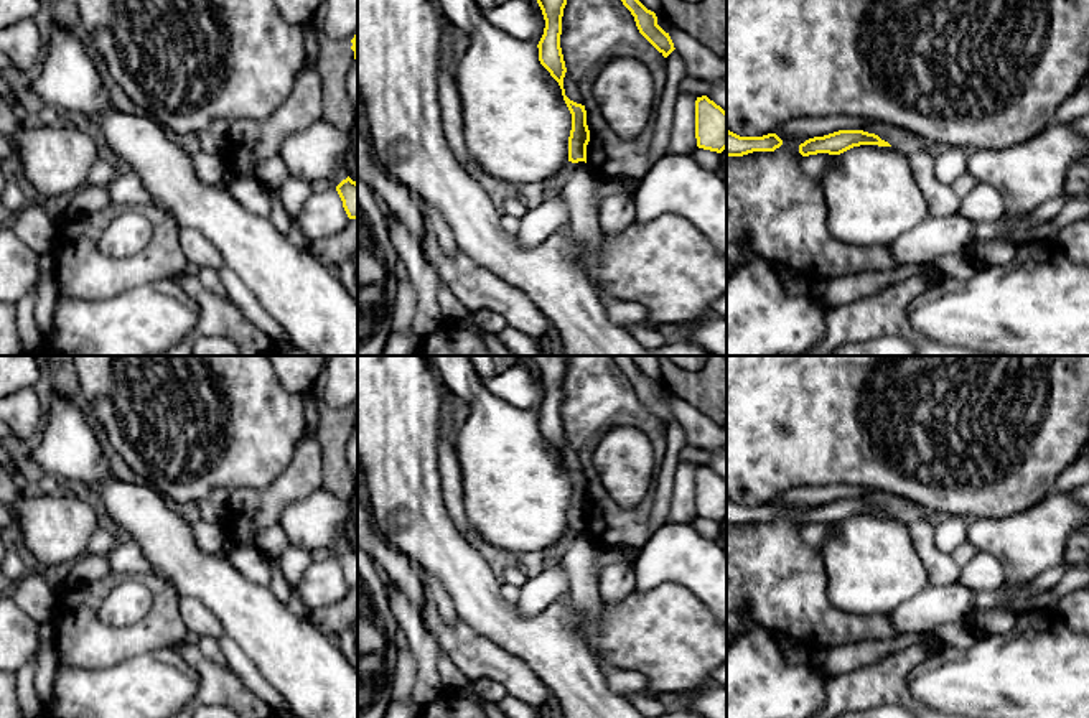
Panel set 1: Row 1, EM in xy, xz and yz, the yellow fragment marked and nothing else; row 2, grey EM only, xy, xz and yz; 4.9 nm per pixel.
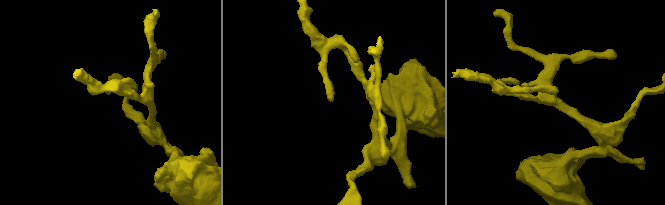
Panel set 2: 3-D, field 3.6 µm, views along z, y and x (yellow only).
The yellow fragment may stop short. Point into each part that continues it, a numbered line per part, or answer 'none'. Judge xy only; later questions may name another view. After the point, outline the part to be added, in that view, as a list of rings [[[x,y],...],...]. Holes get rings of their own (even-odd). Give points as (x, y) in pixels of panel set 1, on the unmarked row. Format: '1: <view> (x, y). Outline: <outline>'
none

